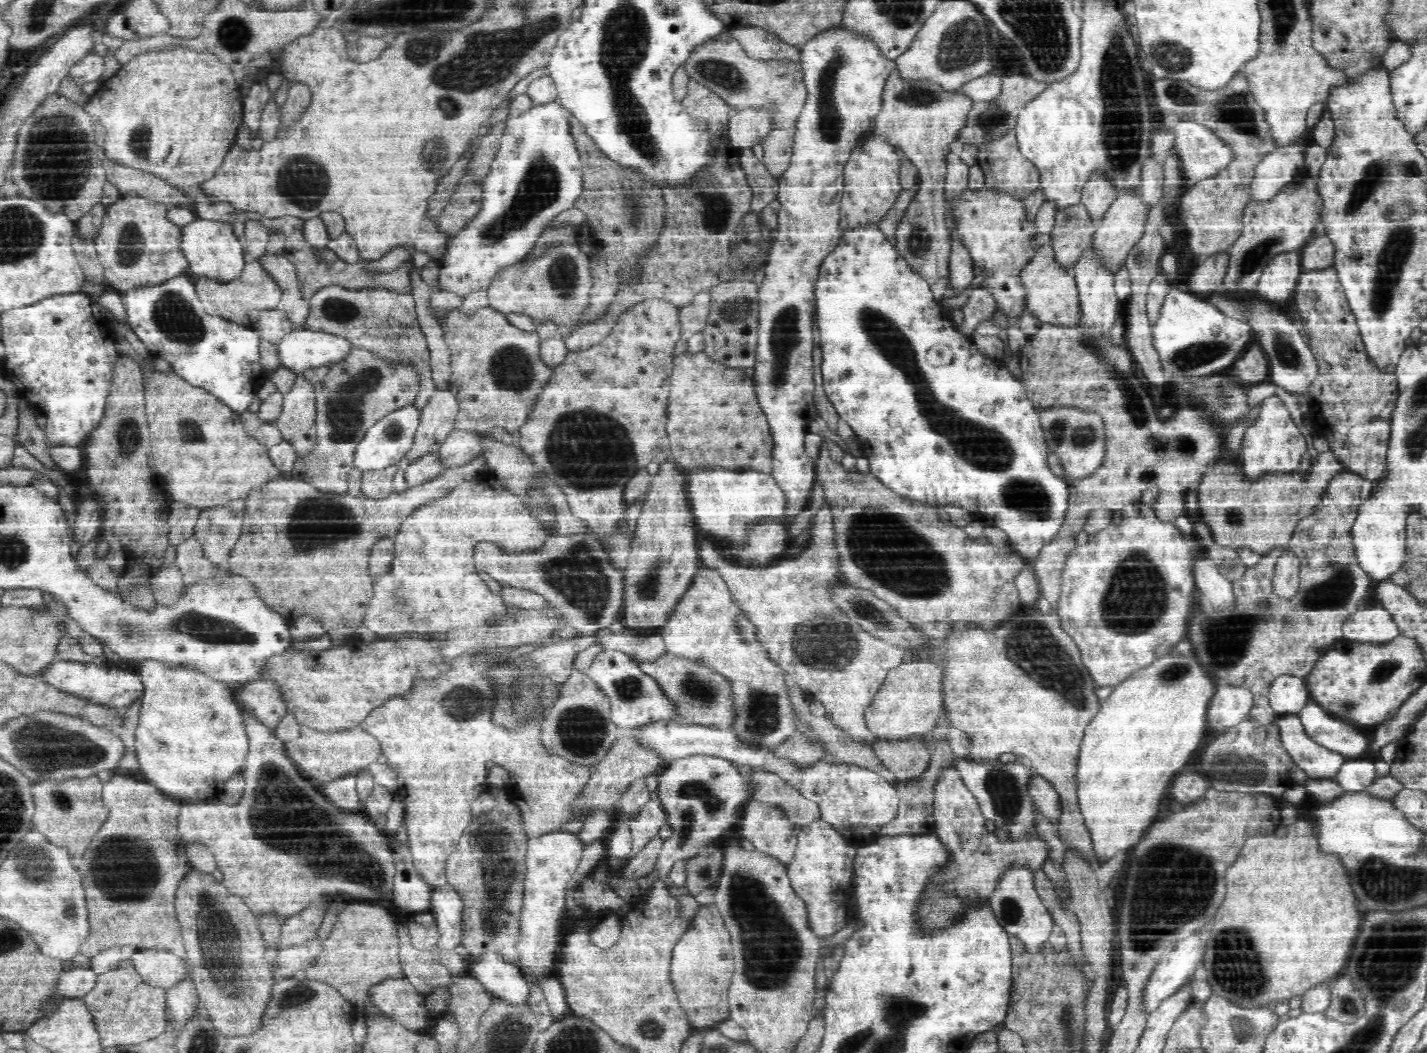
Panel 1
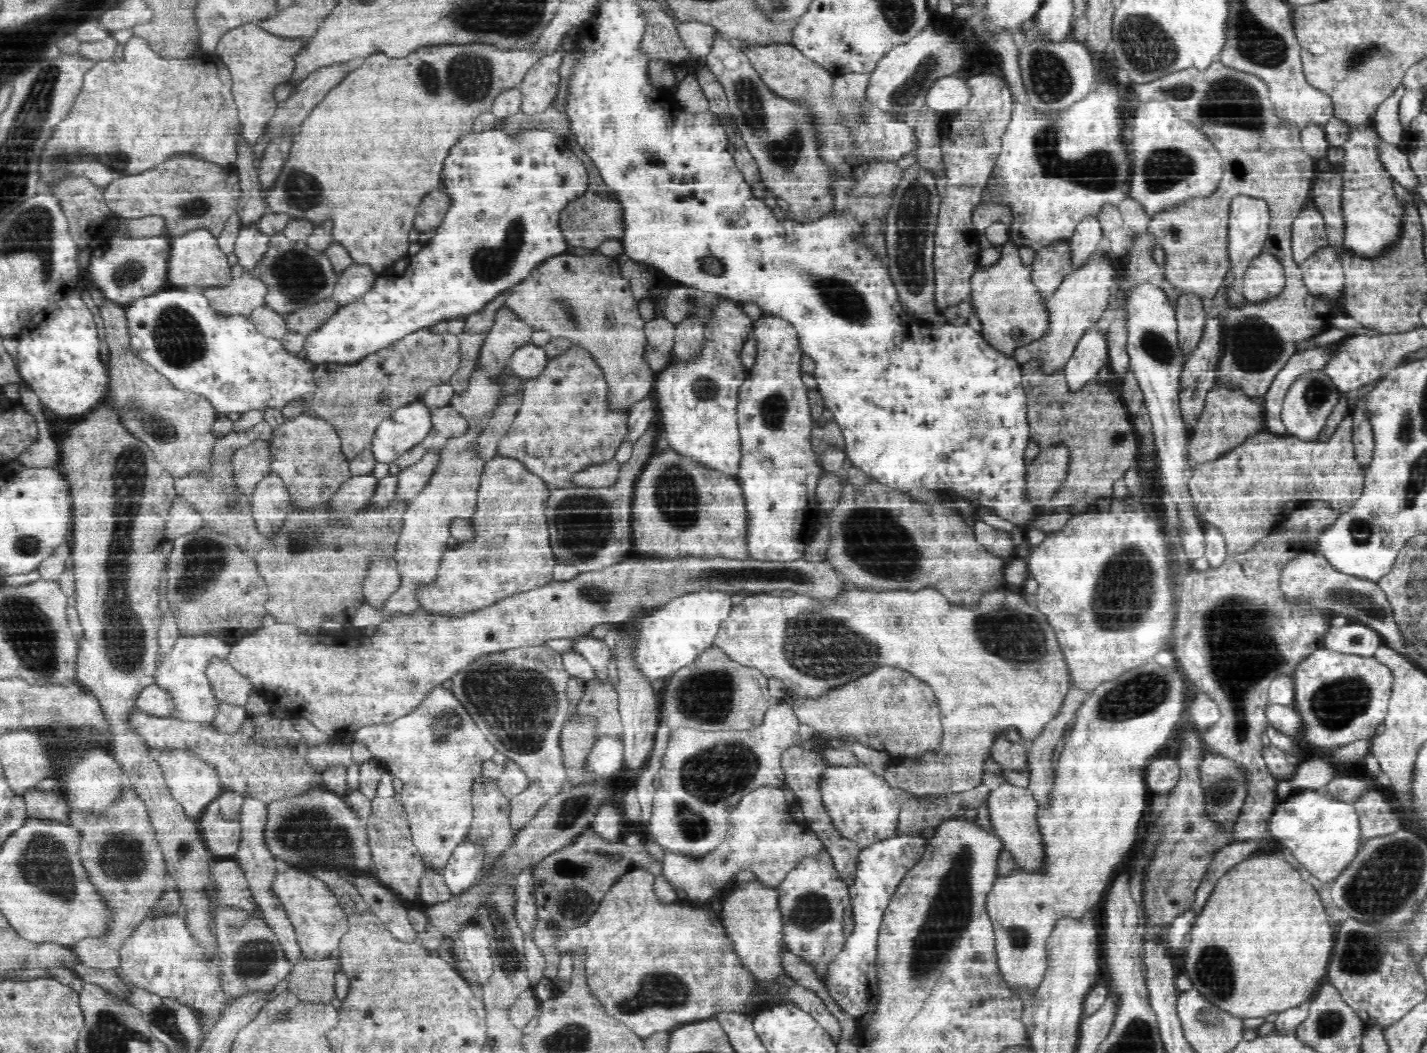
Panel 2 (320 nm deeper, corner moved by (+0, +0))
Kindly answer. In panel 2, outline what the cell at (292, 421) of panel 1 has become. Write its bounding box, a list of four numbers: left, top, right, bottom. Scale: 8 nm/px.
[268,410,351,509]

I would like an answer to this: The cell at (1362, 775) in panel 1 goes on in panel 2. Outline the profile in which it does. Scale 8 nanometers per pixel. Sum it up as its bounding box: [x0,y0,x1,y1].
[1279,758,1339,801]

